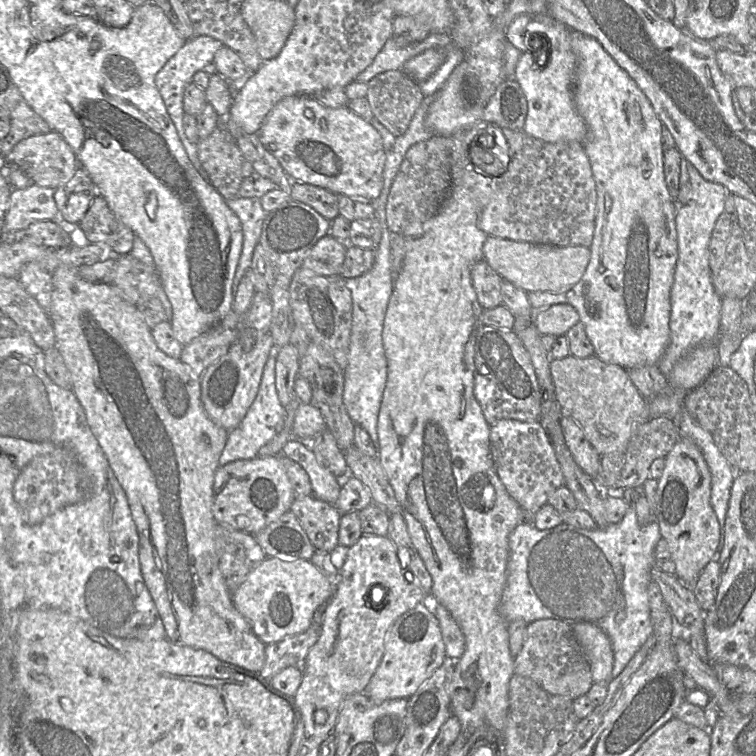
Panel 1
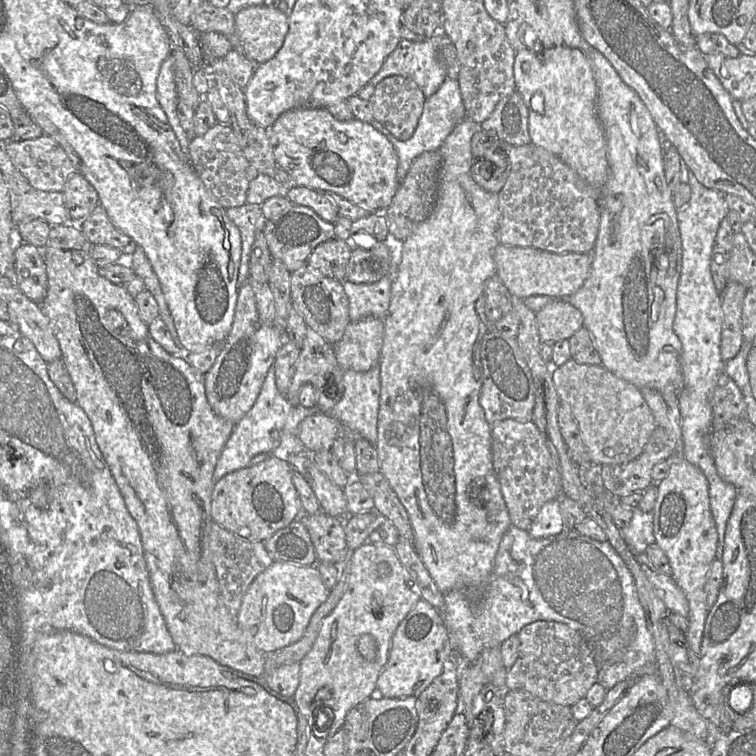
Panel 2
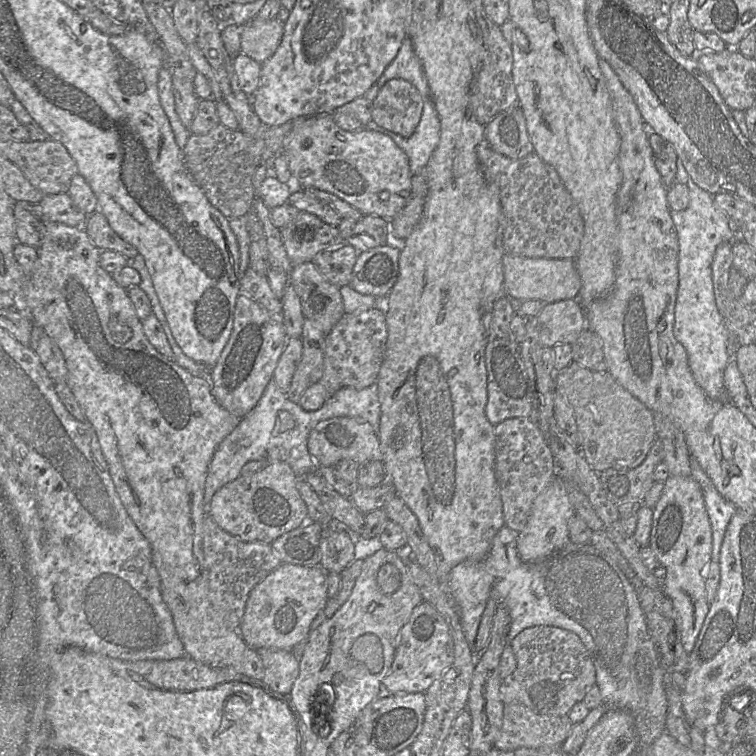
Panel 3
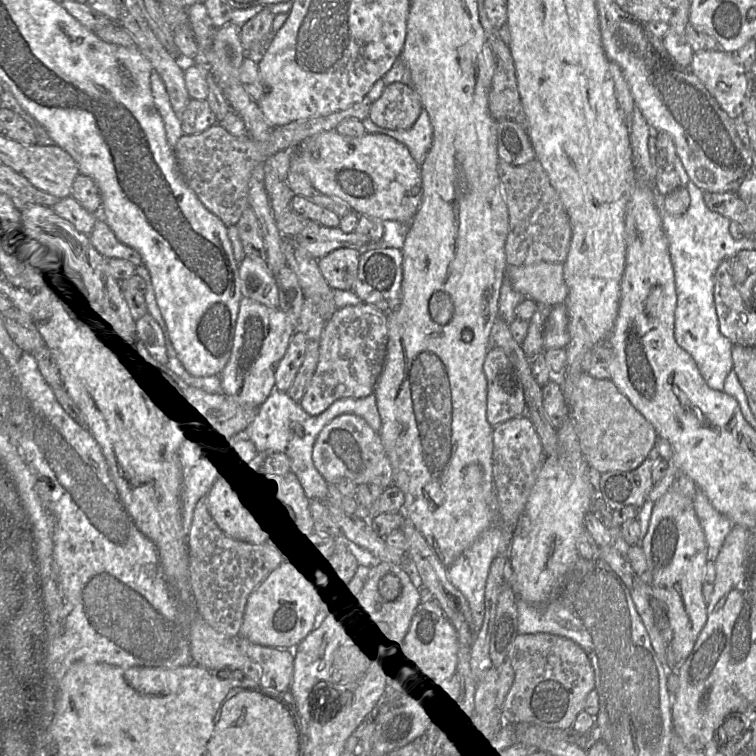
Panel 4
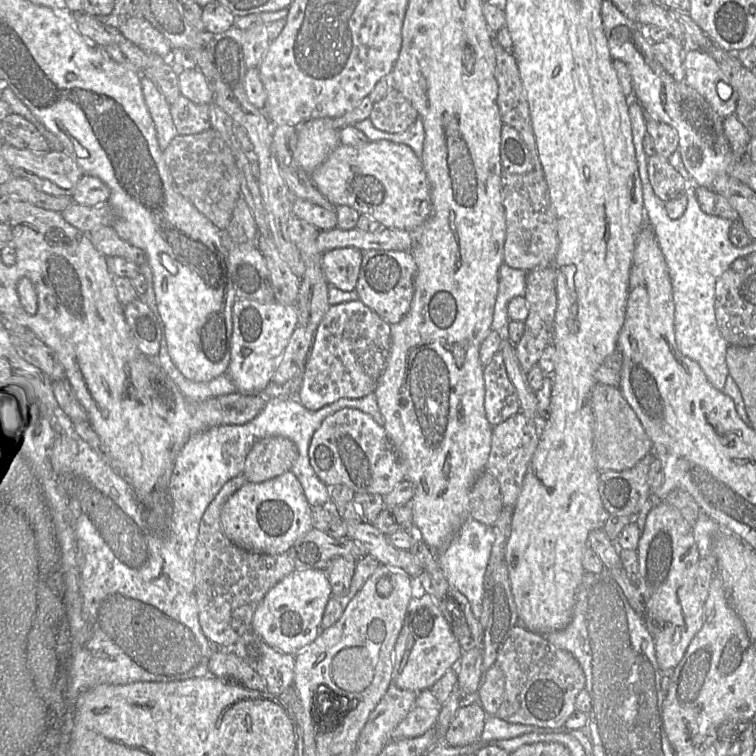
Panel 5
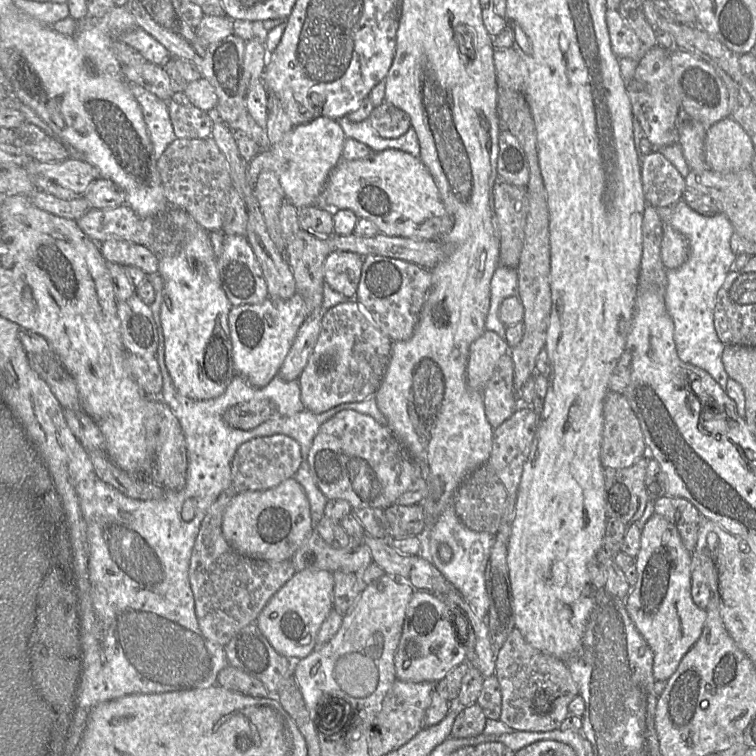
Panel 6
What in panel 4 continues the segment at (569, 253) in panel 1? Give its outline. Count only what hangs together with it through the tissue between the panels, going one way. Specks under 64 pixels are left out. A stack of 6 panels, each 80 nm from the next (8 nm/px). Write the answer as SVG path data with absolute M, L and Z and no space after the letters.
M562 263L507 265L505 276L516 291L537 304L555 306L565 303L568 296Z

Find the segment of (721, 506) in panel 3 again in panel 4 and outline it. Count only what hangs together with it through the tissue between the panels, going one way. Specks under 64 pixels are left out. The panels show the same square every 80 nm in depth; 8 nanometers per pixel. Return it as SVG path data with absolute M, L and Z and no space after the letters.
M700 489L696 490L693 502L697 518L705 535L707 560L715 561L733 523L727 516L713 507Z

